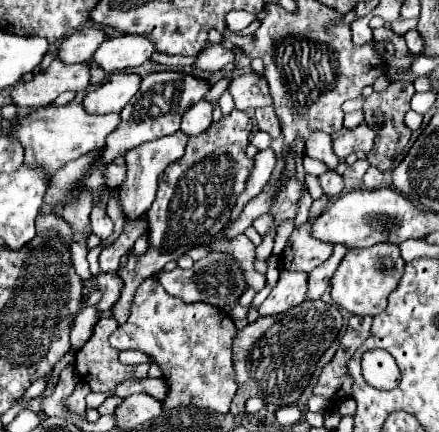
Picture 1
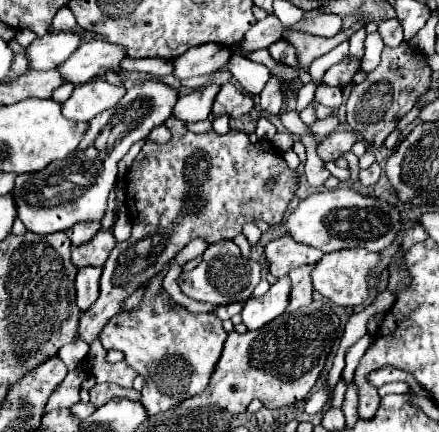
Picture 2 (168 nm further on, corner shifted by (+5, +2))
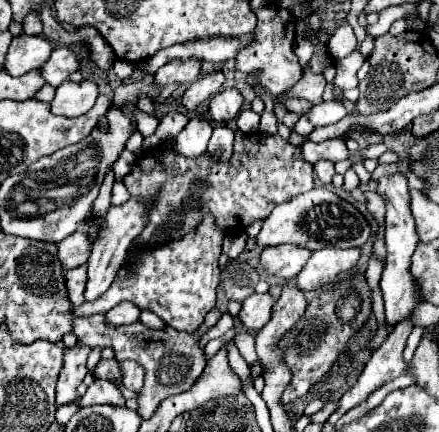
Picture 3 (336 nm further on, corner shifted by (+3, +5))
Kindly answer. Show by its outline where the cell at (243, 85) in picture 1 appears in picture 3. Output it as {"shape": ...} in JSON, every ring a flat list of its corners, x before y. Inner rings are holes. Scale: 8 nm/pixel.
{"shape":[[227,88,209,100,207,116,213,124,227,124,229,120,237,118,241,106,243,106,241,92,237,88]]}

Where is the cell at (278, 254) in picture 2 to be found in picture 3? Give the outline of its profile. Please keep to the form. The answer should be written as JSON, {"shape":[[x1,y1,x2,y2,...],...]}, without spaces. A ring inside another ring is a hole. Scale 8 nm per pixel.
{"shape":[[293,244,265,248,261,254,261,266,277,280,291,280,301,272,309,256,311,252,307,252,307,248,297,248]]}

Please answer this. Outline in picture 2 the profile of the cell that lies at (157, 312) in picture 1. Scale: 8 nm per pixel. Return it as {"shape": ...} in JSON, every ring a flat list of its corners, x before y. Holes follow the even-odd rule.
{"shape":[[163,267,147,281,139,309,113,315,99,335,105,349,123,351,125,361,145,377,141,403,149,415,173,409,183,399,203,393,209,387,227,339,227,331,217,315,191,313,171,299,161,285,167,269,169,267]]}

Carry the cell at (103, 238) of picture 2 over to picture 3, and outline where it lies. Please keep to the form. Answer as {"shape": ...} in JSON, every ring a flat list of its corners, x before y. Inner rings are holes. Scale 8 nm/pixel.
{"shape":[[75,232,67,236,67,240,61,240,57,244,59,250,59,262,63,268,77,268,89,260,91,254,91,240,87,240,87,234]]}

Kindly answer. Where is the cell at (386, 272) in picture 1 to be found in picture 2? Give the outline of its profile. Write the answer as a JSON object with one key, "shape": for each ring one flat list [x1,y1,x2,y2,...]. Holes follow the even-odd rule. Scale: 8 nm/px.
{"shape":[[365,249,335,251,329,255,323,255,323,259,313,269,313,287,315,287,315,291,319,291,323,297,333,301,335,305,341,305,341,307,363,305,371,295,369,279,379,263,381,263,381,255,369,253]]}

